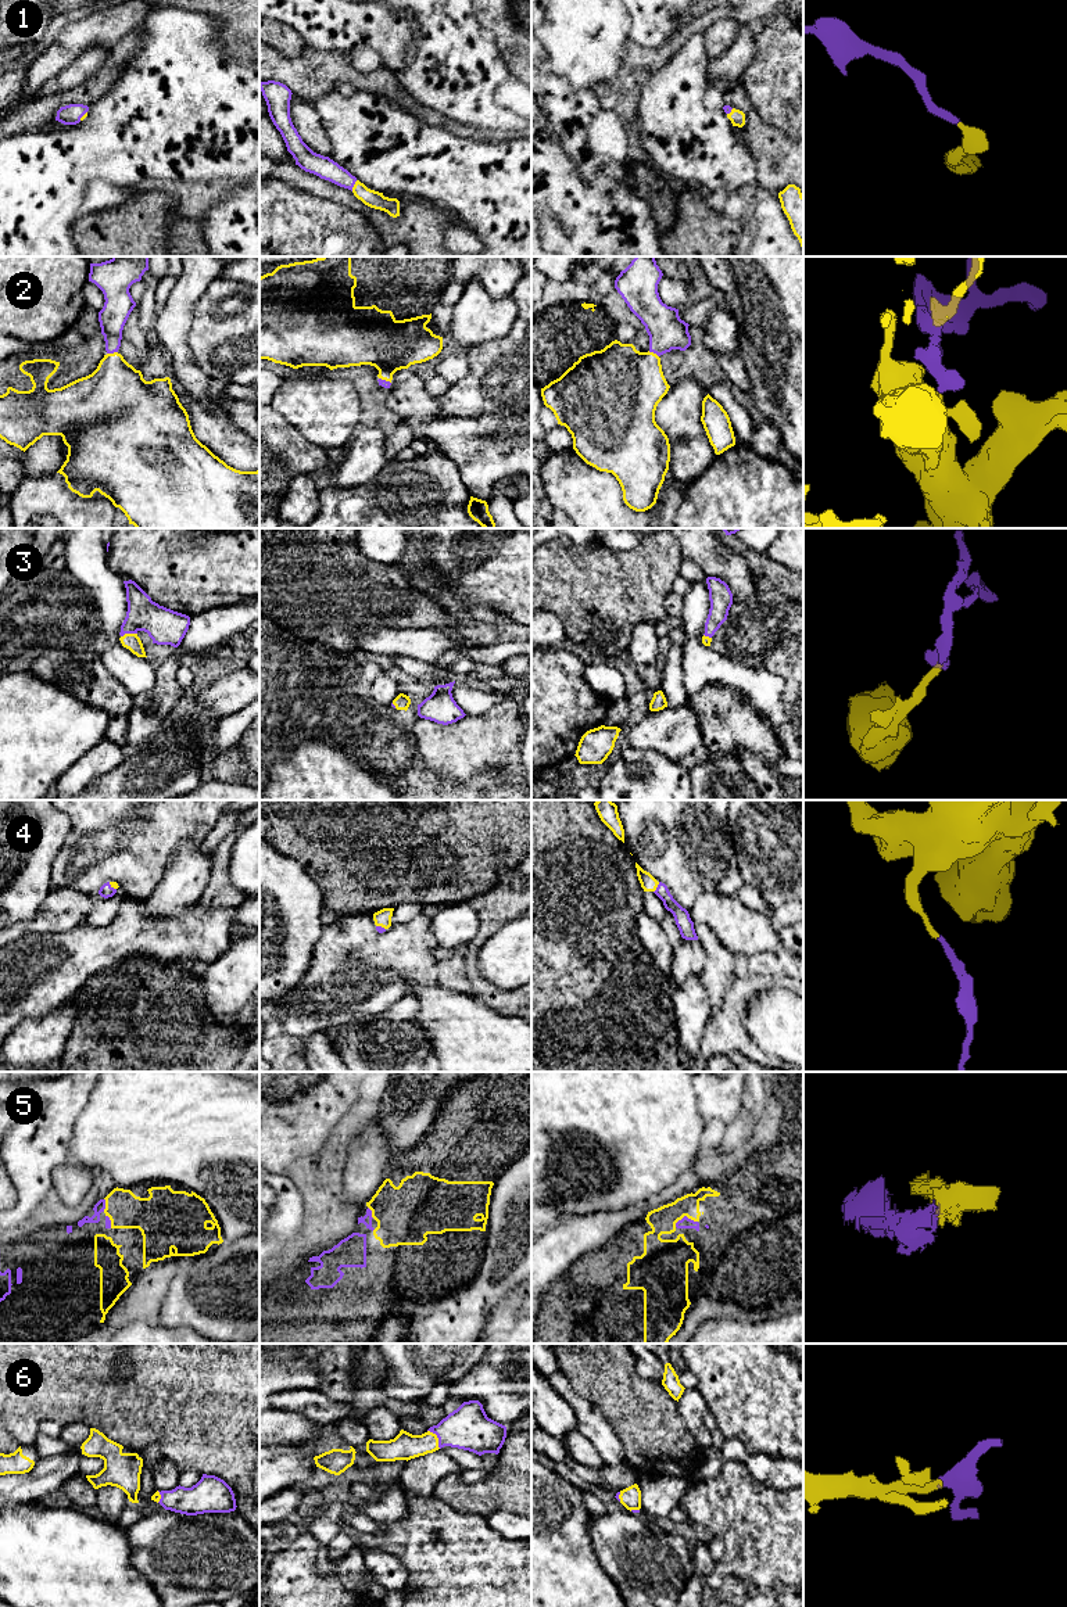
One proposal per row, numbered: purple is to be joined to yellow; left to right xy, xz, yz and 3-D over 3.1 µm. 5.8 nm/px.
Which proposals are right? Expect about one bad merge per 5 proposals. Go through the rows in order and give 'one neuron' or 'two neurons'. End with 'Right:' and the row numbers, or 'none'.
1: one neuron
2: one neuron
3: one neuron
4: one neuron
5: one neuron
6: one neuron
Right: 1, 2, 3, 4, 5, 6

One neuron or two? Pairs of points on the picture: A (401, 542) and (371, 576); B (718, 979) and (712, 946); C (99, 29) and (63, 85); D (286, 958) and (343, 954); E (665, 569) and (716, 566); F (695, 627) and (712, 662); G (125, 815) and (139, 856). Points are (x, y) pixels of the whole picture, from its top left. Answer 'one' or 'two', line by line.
A: two
B: one
C: two
D: two
E: two
F: one
G: one

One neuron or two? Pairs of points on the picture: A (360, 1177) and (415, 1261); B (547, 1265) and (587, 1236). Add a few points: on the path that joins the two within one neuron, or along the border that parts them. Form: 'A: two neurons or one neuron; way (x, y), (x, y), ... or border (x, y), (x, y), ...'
A: two neurons; border (387, 1166), (383, 1183), (365, 1202)
B: one neuron; way (557, 1255), (577, 1236)

